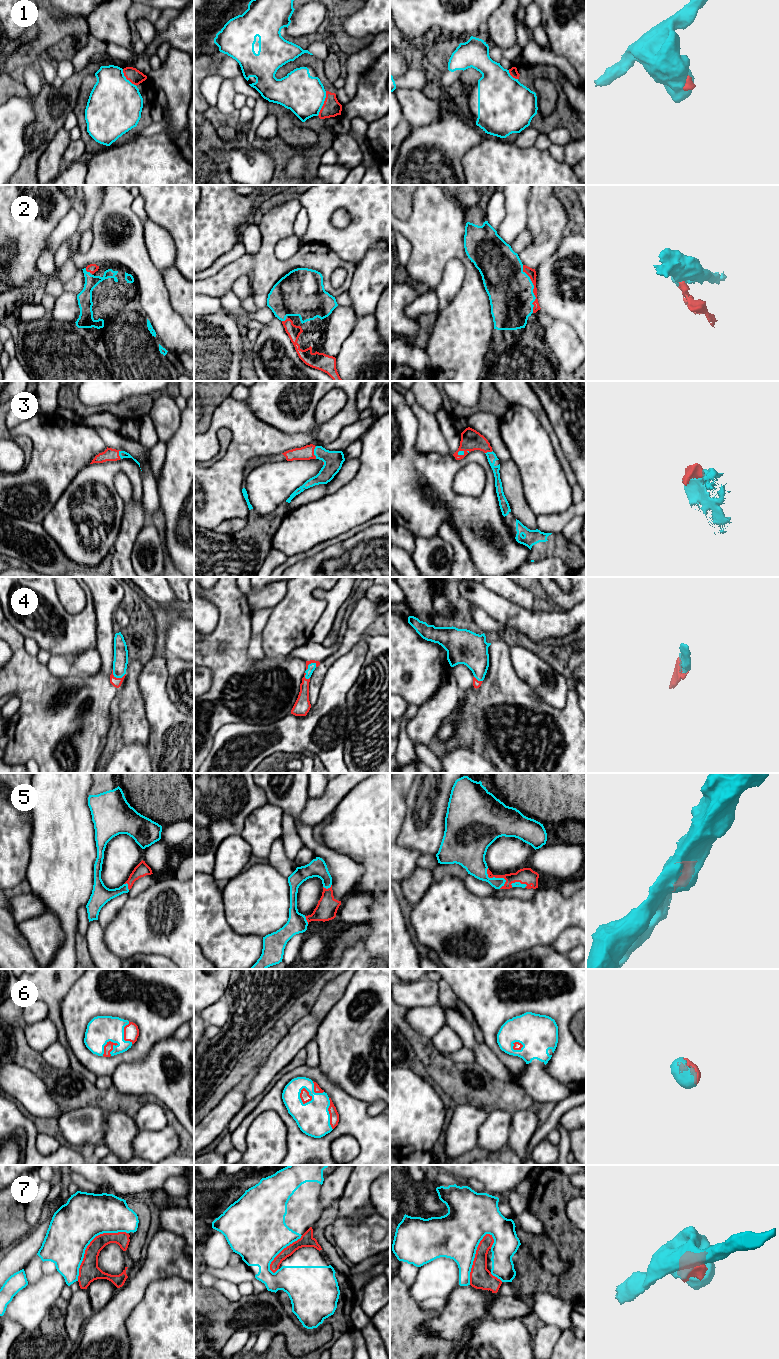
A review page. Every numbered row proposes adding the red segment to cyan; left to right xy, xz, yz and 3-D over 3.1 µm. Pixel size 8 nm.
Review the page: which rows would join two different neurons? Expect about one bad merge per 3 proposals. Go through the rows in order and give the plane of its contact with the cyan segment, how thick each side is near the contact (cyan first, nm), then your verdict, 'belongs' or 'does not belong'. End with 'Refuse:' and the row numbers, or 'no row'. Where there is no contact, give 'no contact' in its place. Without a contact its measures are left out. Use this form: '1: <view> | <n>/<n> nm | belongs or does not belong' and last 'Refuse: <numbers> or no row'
1: xz | 320/140 nm | does not belong
2: yz | 360/70 nm | belongs
3: xz | 160/110 nm | belongs
4: xy | 120/80 nm | belongs
5: yz | 200/130 nm | belongs
6: xy | 220/70 nm | belongs
7: xy | 380/160 nm | does not belong
Refuse: 1, 7

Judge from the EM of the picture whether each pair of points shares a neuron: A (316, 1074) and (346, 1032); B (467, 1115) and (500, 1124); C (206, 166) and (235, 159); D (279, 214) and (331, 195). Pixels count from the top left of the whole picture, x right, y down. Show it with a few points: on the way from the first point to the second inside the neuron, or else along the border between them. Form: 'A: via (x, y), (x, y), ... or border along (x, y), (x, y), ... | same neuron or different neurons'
A: border along (318, 1066), (337, 1084) | different neurons
B: border along (489, 1112), (486, 1120), (478, 1130), (477, 1142) | different neurons
C: border along (222, 144), (215, 149), (221, 166) | different neurons
D: border along (298, 198), (302, 207) | different neurons

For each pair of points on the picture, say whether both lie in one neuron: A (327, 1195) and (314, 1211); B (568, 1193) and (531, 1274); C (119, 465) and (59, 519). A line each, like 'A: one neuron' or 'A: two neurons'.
A: two neurons
B: one neuron
C: one neuron

